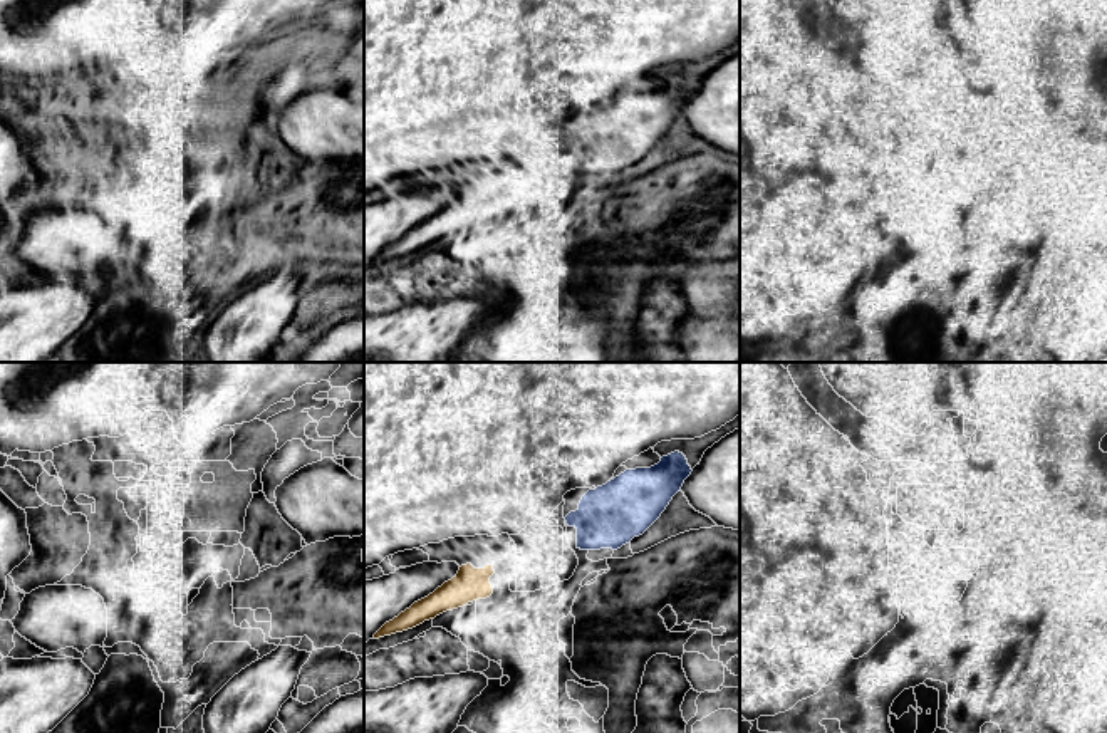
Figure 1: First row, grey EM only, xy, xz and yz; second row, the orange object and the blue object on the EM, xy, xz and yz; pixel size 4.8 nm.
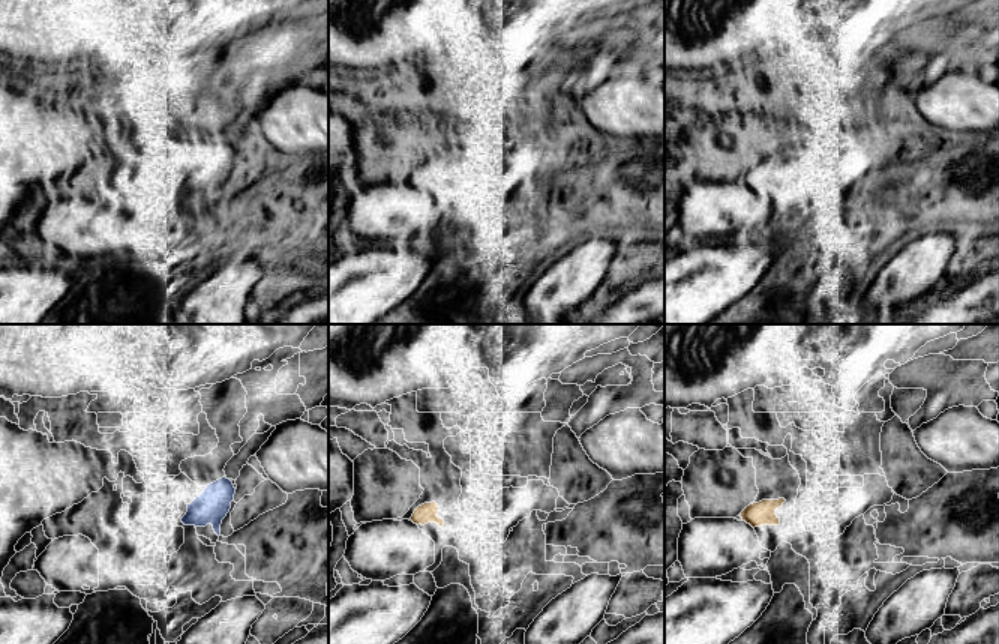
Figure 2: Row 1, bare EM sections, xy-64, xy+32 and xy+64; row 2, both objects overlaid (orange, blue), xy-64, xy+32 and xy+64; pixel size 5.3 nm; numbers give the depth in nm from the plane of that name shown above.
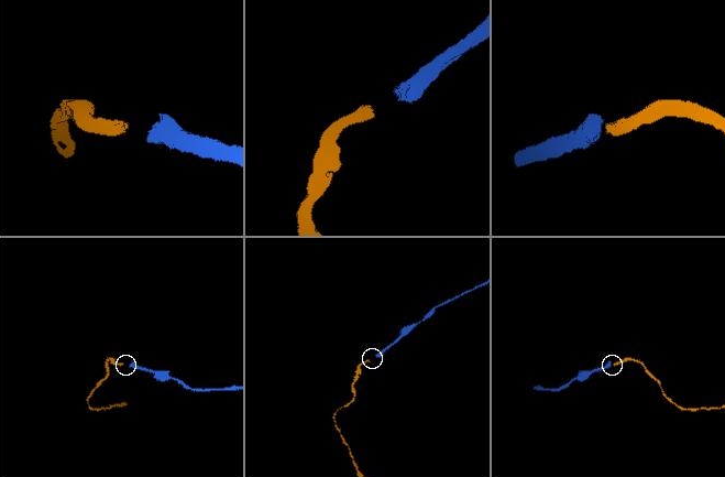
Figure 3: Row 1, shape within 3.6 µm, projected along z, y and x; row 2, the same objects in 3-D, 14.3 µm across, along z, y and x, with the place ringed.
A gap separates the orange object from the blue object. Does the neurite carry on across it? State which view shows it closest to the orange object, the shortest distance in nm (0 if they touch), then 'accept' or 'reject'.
view xz; gap 420 nm; accept

